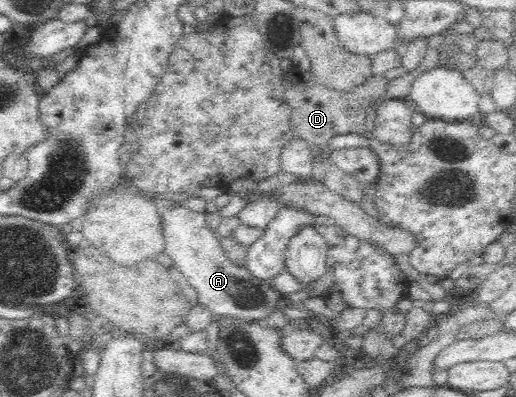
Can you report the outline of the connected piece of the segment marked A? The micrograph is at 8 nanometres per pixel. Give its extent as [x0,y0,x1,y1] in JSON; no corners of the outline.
[163,206,285,322]

